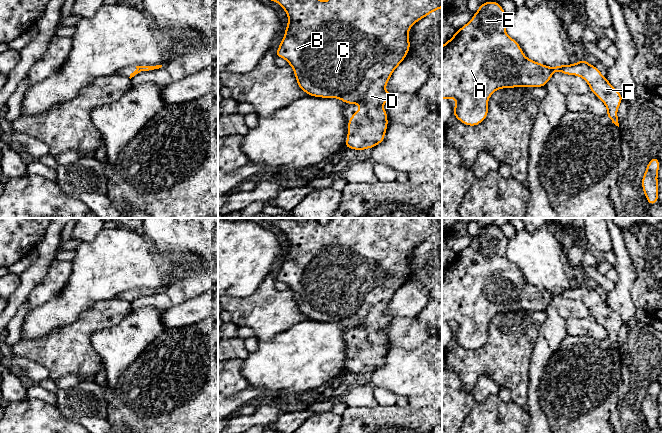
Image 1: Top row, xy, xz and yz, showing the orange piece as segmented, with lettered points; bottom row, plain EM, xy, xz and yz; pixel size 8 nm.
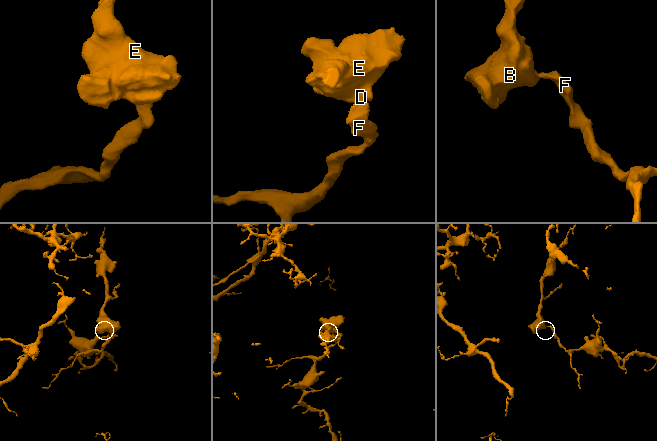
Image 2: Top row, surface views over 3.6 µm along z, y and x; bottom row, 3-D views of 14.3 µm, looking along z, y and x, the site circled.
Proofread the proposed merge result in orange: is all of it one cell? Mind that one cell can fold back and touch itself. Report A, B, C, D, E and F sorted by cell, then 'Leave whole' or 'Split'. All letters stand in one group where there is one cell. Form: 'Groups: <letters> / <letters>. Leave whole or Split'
Groups: A B C D E F. Leave whole

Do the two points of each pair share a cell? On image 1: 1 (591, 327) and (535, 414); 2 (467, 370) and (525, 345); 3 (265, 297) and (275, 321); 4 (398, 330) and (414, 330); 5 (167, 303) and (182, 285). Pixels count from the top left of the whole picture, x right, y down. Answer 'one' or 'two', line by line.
1: two
2: one
3: one
4: one
5: one

